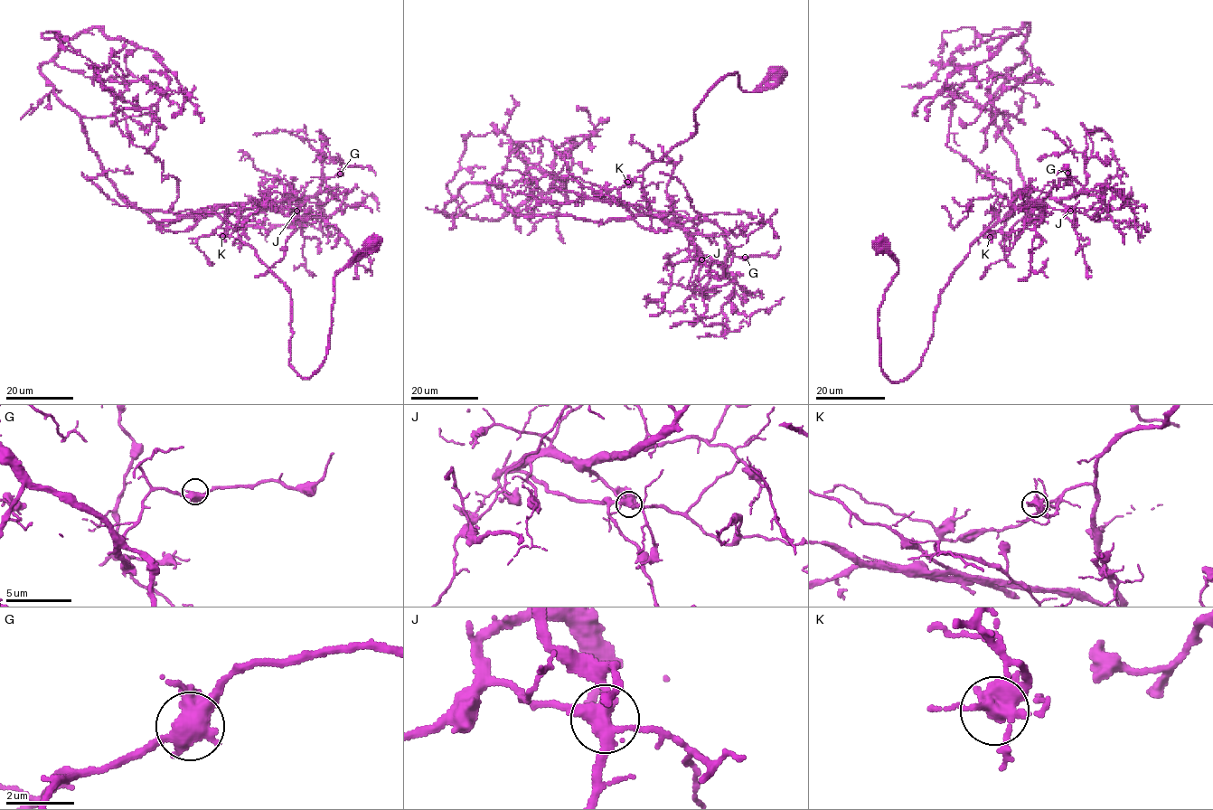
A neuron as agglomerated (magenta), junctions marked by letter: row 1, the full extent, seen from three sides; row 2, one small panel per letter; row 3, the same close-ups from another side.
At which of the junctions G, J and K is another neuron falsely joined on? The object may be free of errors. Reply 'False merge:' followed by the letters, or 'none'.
False merge: J

